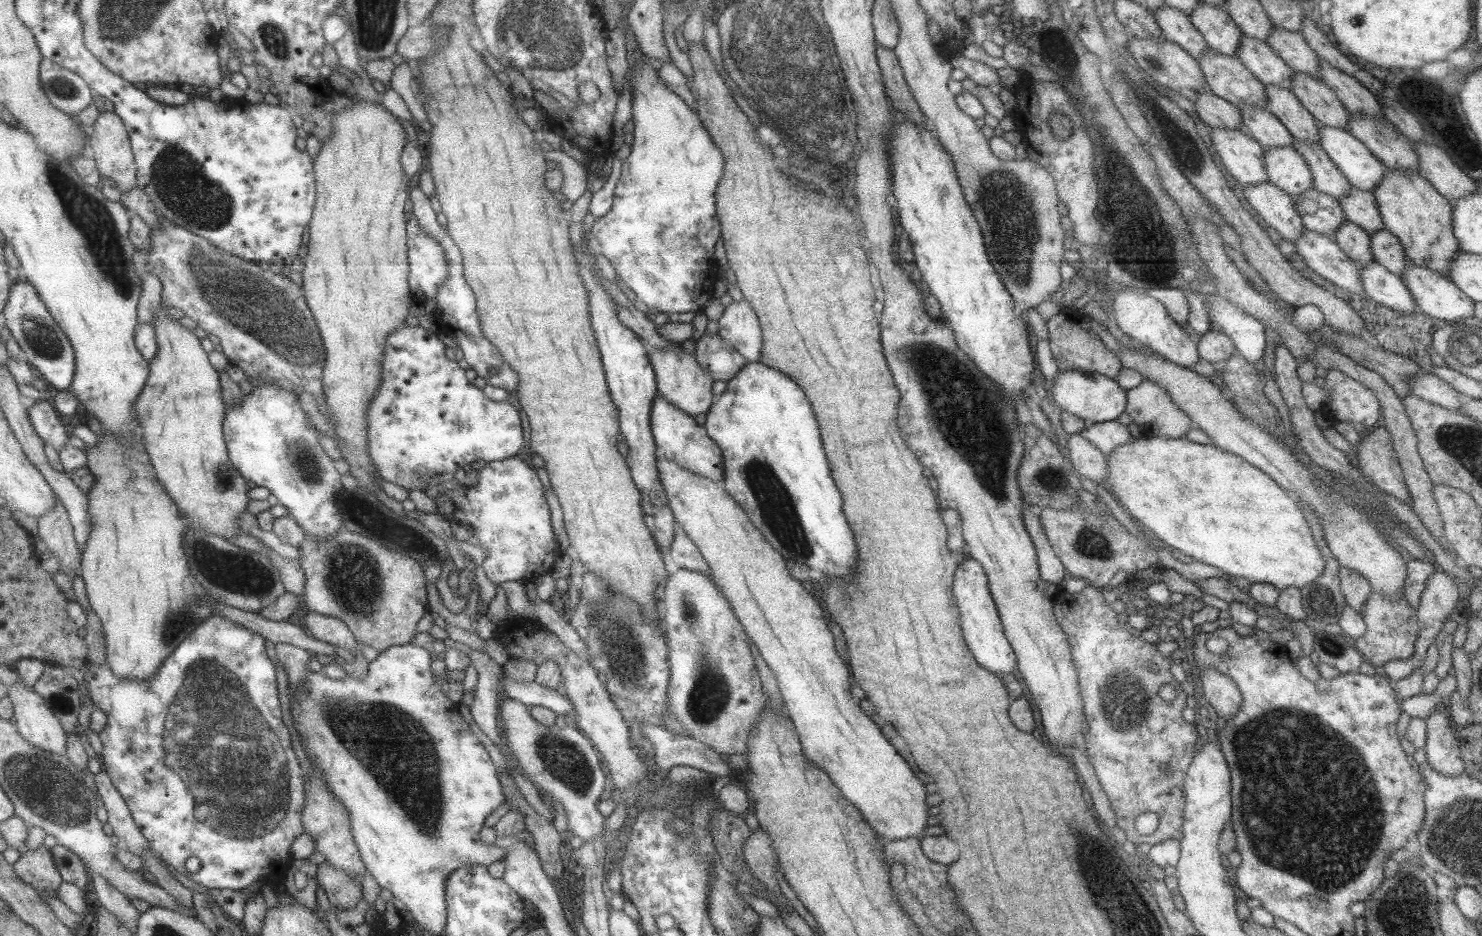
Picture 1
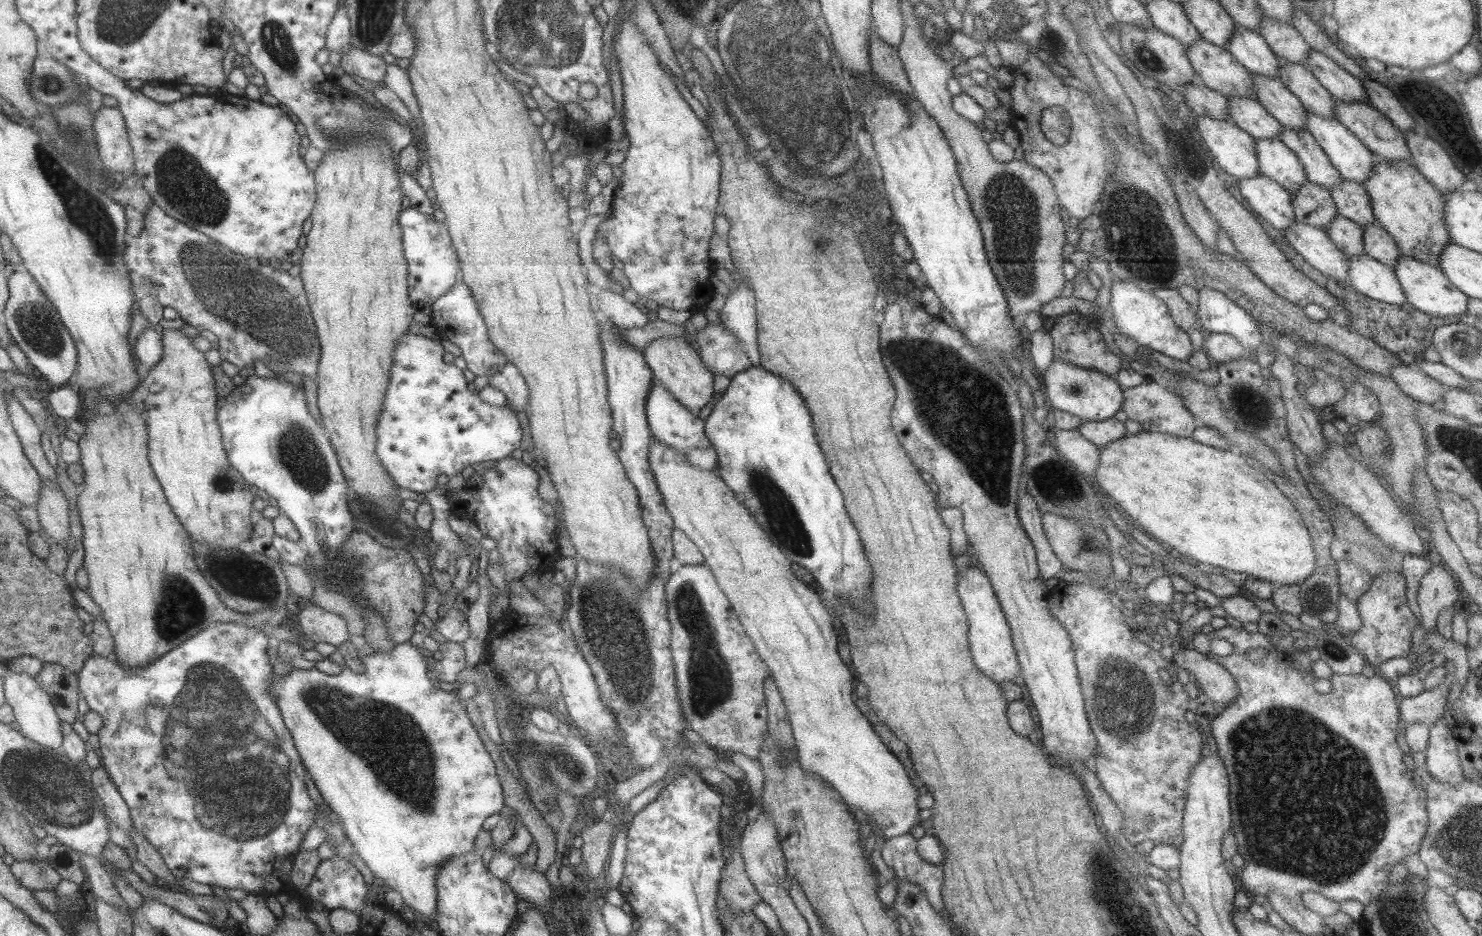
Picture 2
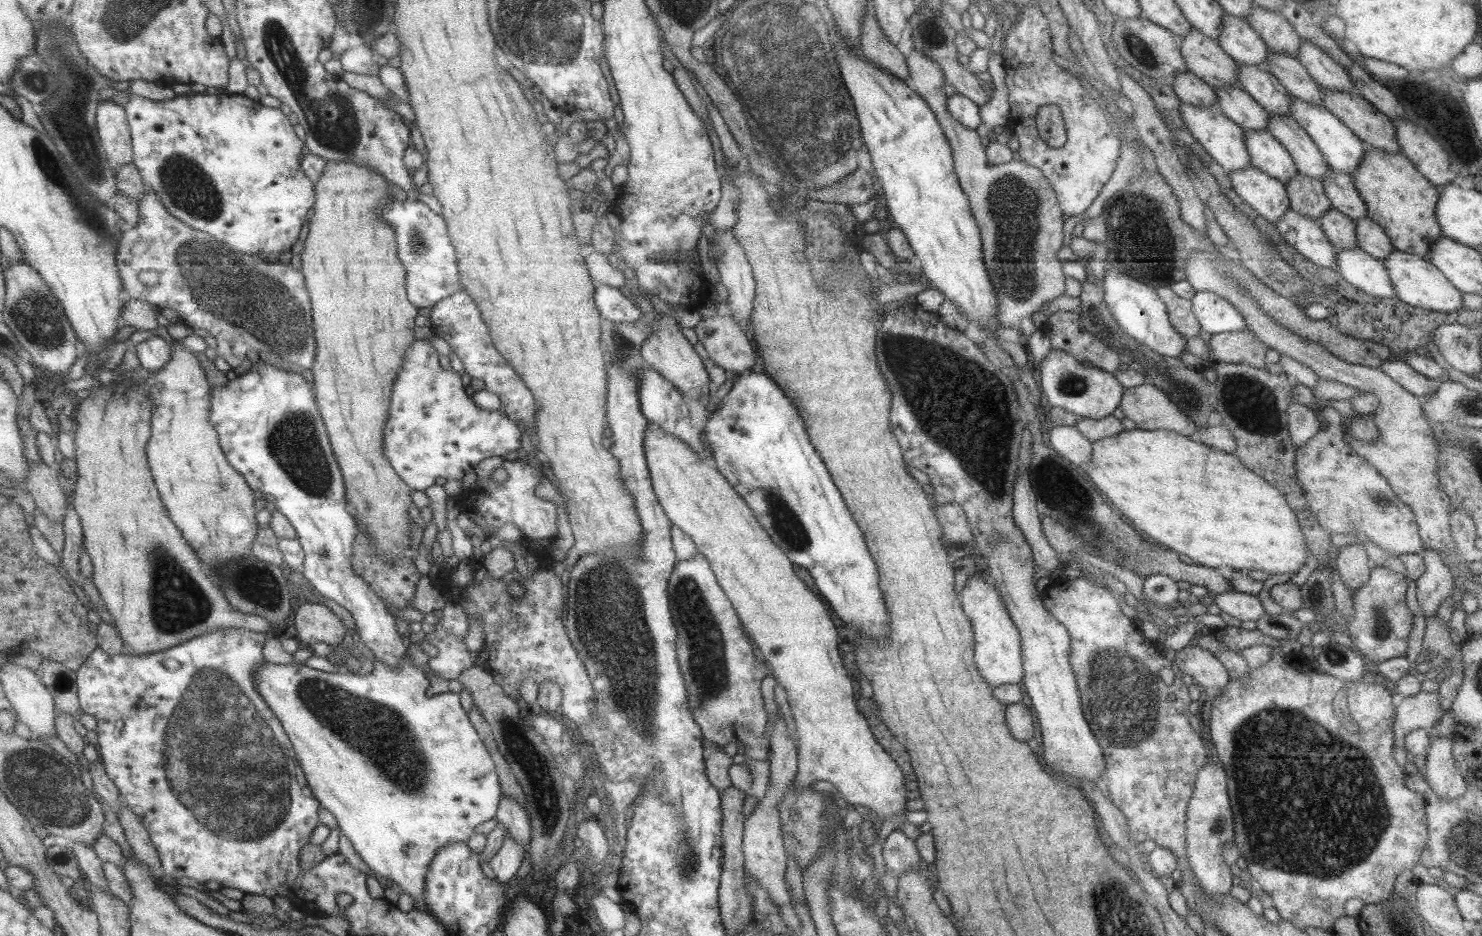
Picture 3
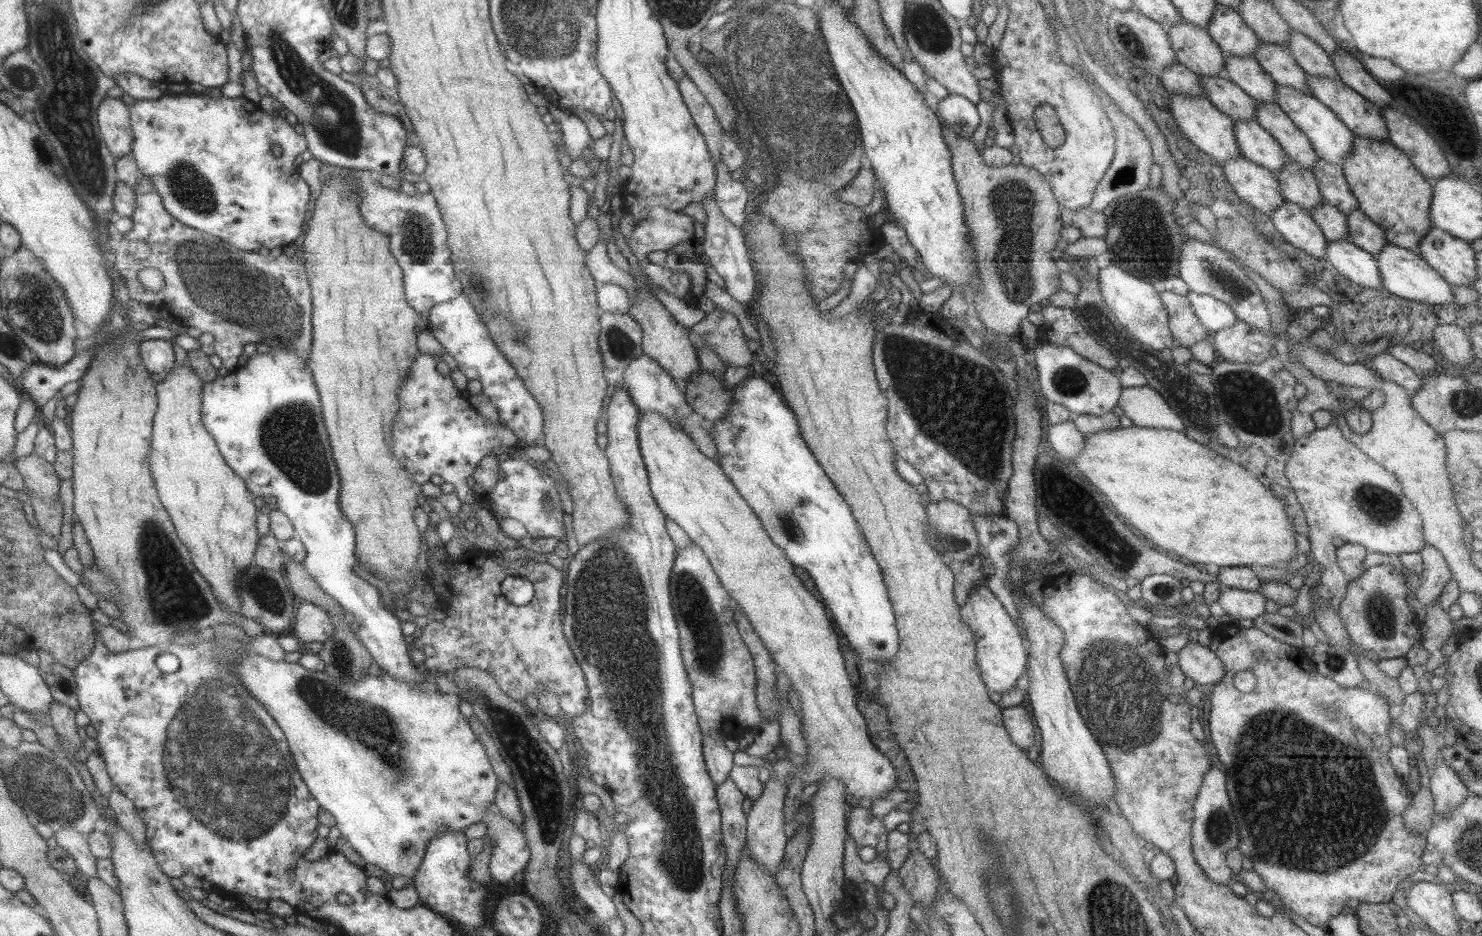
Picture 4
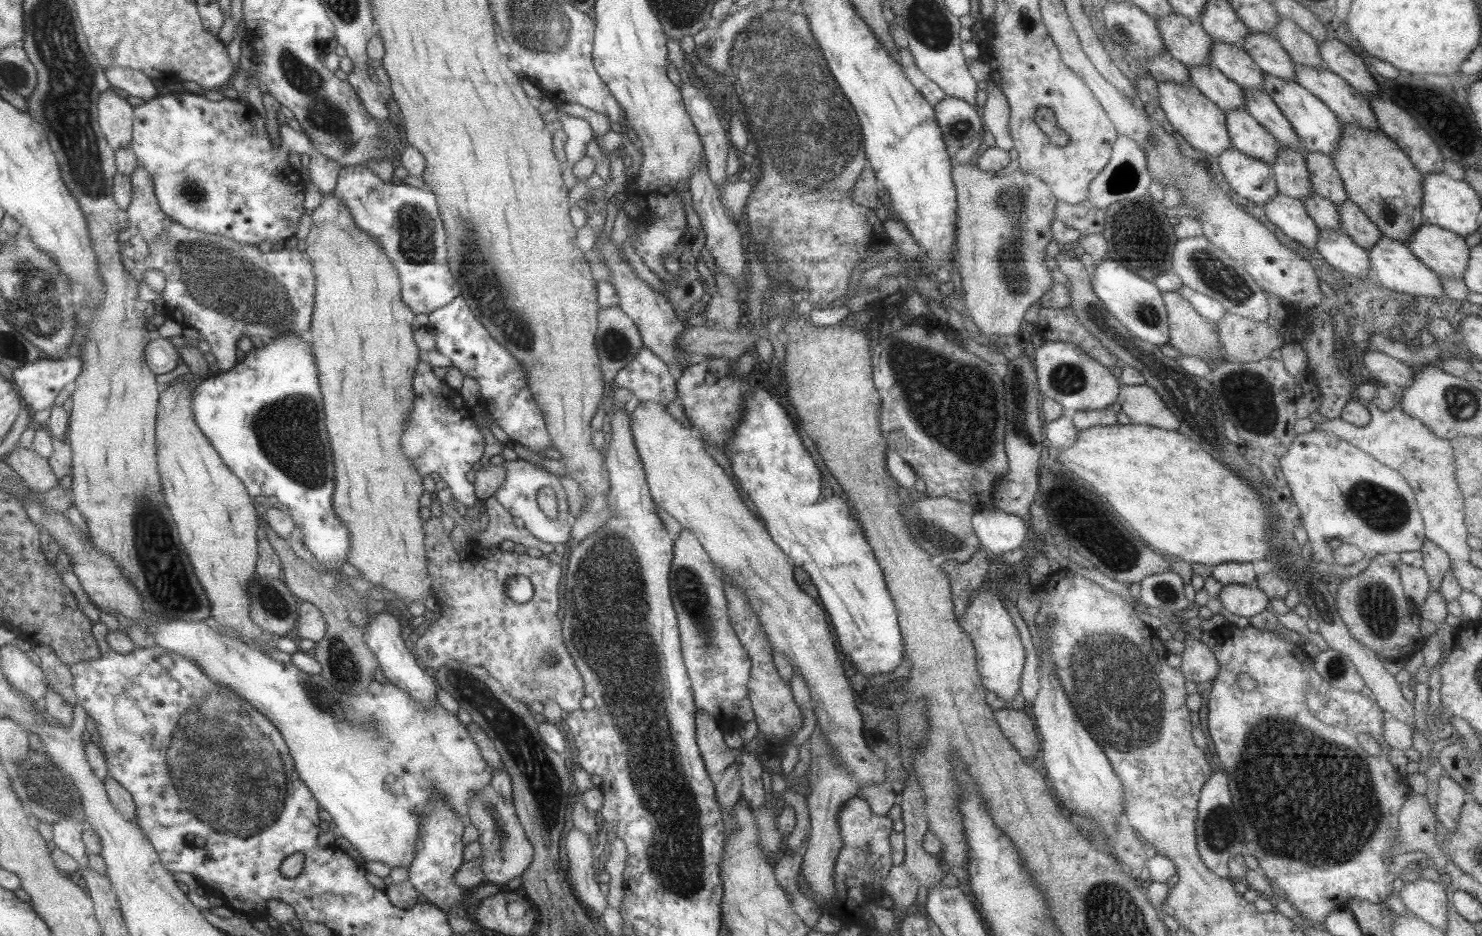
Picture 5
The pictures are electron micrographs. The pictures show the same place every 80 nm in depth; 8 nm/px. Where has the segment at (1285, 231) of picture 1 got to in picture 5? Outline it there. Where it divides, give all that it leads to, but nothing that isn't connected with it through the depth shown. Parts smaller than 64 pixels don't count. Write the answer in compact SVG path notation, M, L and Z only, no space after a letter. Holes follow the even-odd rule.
M1235 147L1222 150L1216 156L1222 175L1235 194L1261 207L1277 192L1268 162L1253 158Z

